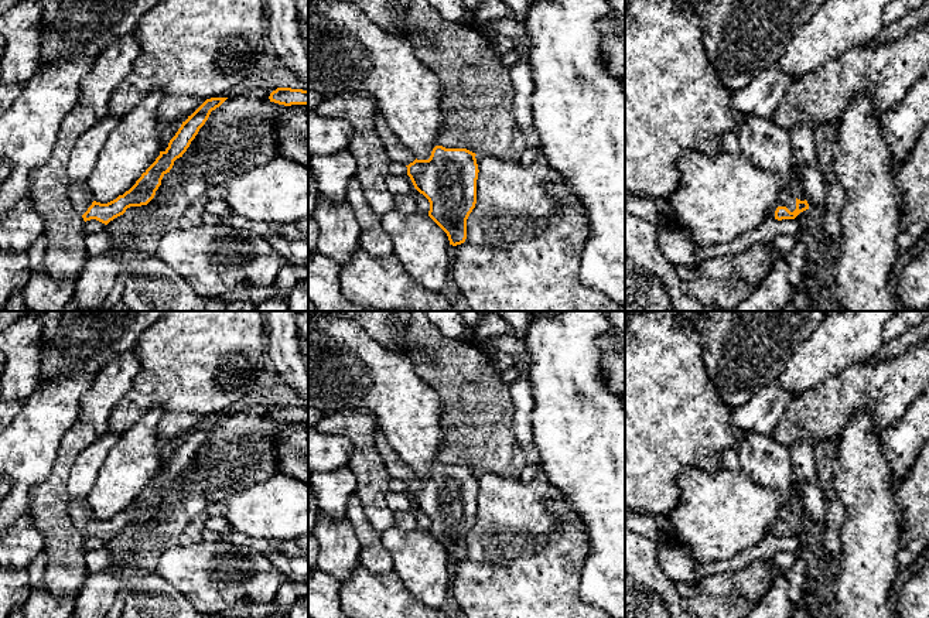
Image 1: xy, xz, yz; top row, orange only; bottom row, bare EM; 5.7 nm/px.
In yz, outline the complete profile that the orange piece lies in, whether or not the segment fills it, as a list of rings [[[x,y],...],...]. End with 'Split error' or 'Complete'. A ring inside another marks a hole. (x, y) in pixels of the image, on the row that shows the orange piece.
[[[782,190],[778,194],[776,202],[769,208],[768,216],[778,221],[795,219],[800,212],[809,209],[807,201],[800,201],[789,191]]]. Split error

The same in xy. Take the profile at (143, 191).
[[[228,98],[206,99],[185,122],[182,122],[175,136],[170,140],[168,147],[160,151],[160,156],[141,174],[136,184],[116,199],[107,204],[96,202],[86,182],[69,181],[68,197],[74,209],[85,222],[96,219],[107,225],[115,218],[123,215],[127,208],[147,205],[161,185],[163,177],[170,173],[174,161],[187,151],[199,129],[208,120],[211,112],[219,107],[226,99]]]. Split error

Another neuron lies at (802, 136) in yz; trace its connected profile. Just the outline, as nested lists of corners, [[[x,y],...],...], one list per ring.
[[[797,123],[789,133],[793,164],[800,170],[800,184],[812,218],[822,218],[826,211],[826,190],[816,153],[814,127]]]

